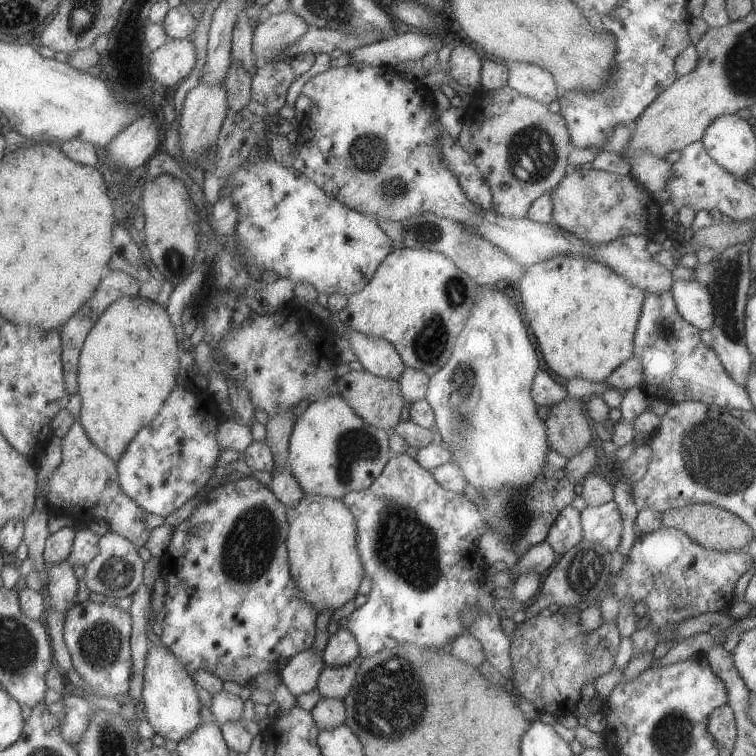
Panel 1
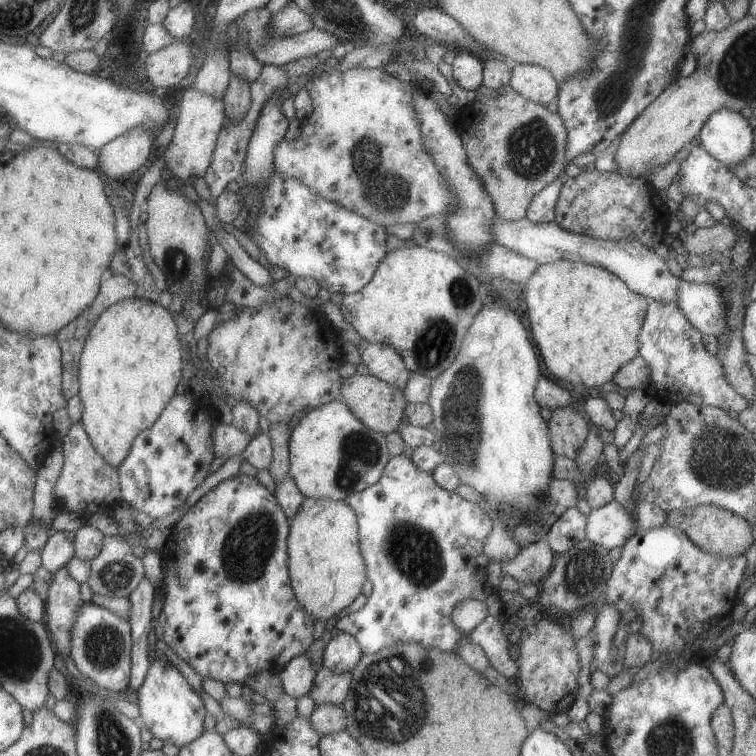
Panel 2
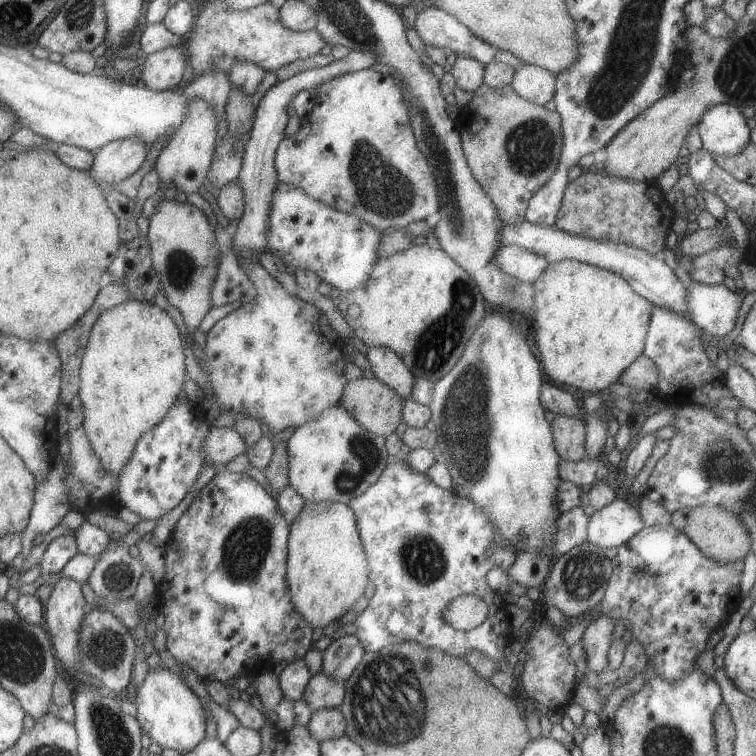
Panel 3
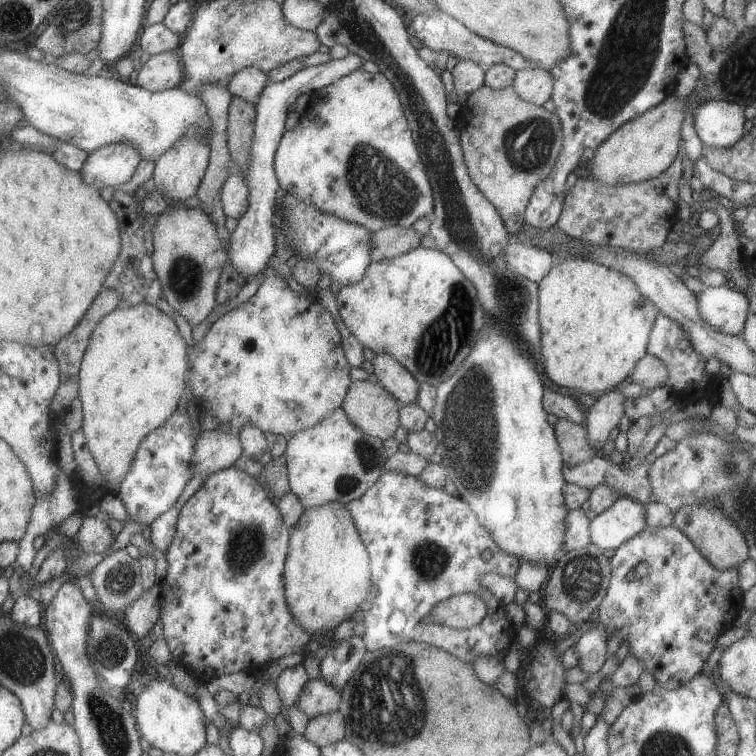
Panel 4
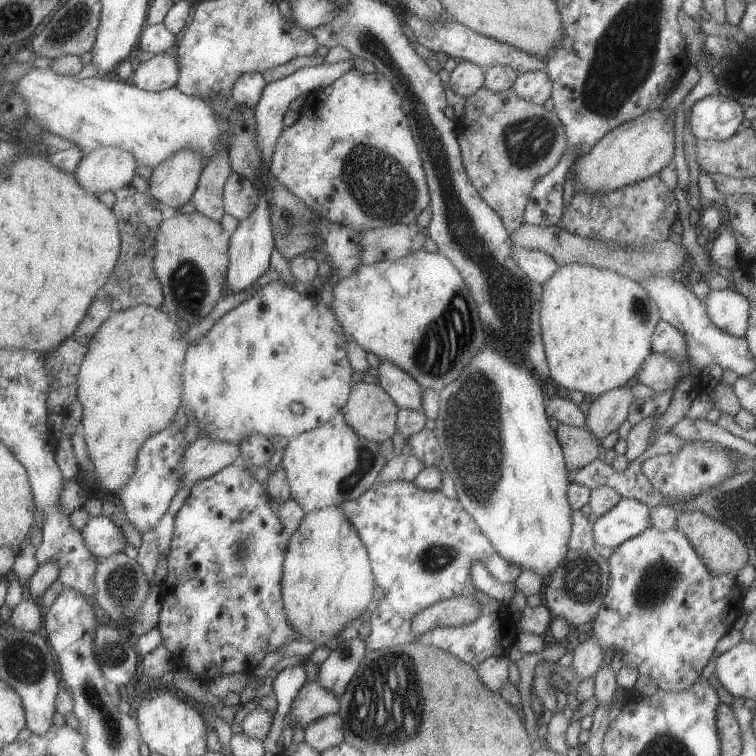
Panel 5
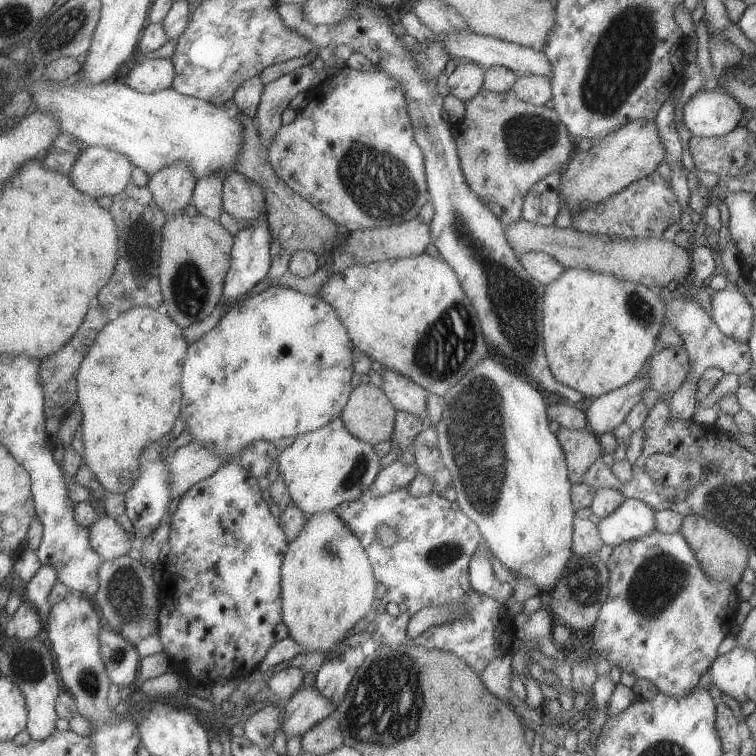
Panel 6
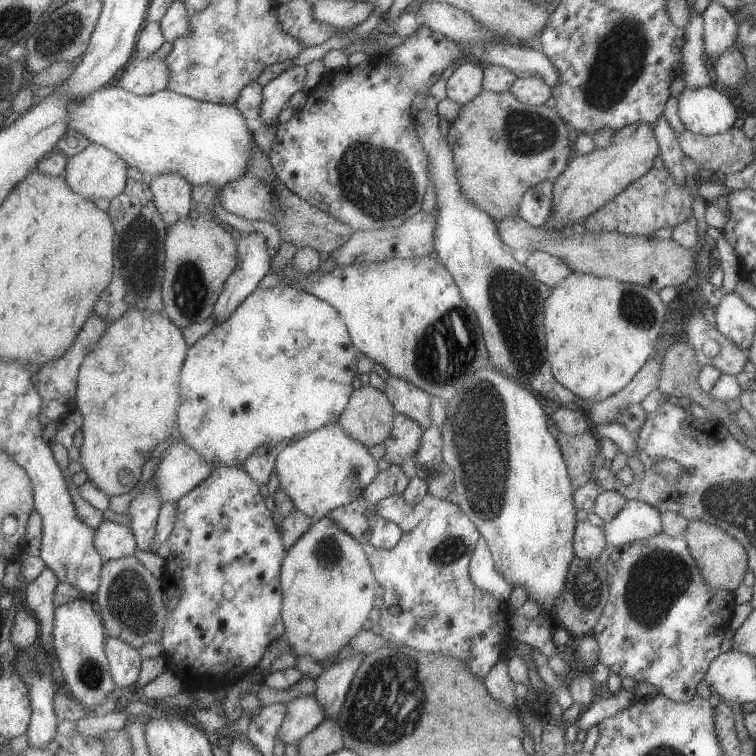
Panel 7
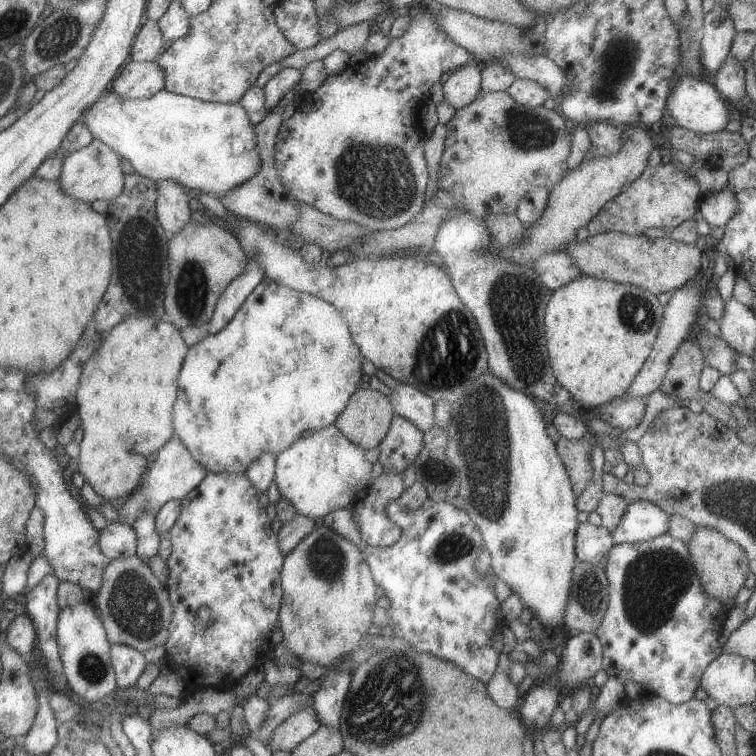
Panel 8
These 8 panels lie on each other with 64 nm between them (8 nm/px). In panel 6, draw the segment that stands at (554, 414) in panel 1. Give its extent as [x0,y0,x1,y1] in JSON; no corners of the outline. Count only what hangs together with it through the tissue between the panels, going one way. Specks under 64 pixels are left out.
[555,427,603,483]

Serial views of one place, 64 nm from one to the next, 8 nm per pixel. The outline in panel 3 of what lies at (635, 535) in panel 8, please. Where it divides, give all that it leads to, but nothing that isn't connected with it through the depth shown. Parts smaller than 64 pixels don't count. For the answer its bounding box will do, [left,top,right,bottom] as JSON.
[586,495,644,548]

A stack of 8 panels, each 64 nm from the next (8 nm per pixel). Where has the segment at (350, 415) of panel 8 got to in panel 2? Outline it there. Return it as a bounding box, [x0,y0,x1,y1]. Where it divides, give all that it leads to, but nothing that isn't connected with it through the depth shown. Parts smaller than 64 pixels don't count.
[340,373,406,434]

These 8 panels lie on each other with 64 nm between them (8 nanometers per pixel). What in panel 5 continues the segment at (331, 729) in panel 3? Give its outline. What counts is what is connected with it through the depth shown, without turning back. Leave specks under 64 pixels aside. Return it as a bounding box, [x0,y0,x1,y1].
[303,713,344,752]

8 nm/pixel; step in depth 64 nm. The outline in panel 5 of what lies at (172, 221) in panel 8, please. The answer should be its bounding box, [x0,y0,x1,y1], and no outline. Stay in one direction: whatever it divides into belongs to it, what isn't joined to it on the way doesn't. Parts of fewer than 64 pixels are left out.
[148,148,203,211]

